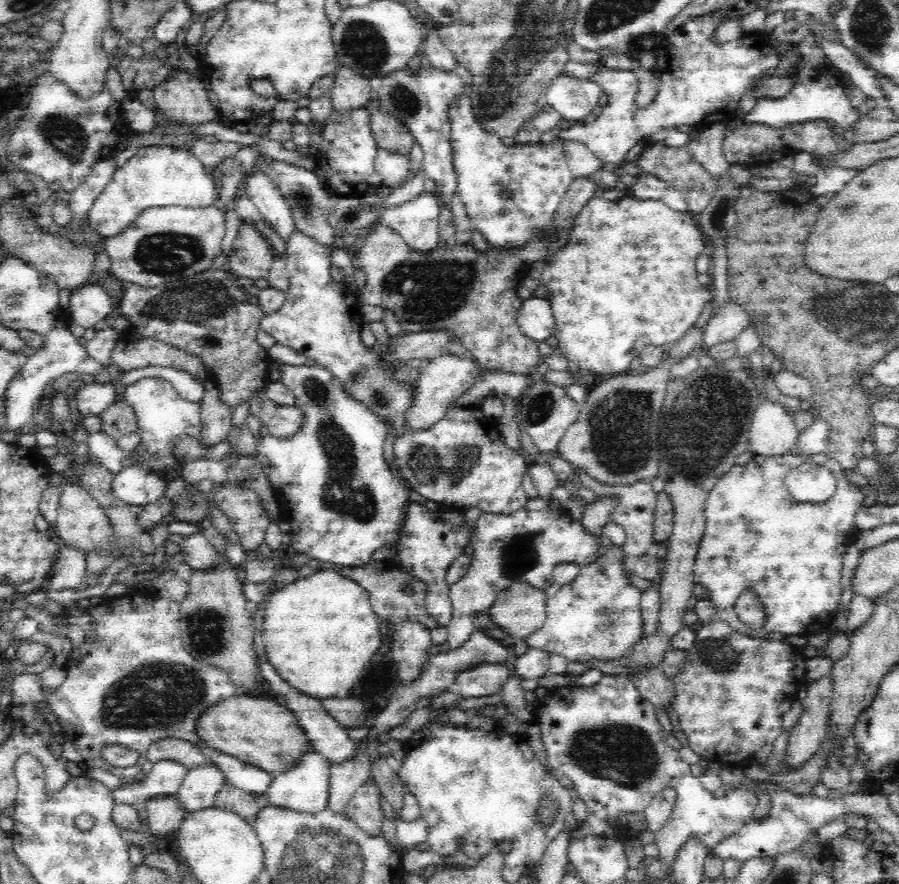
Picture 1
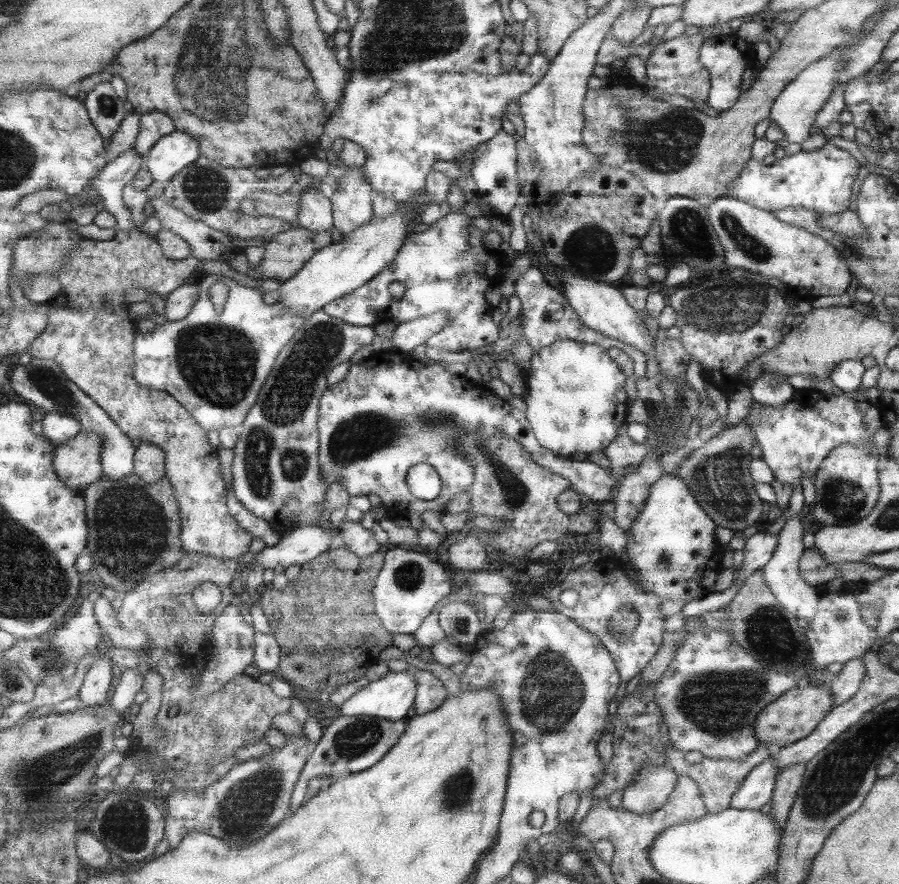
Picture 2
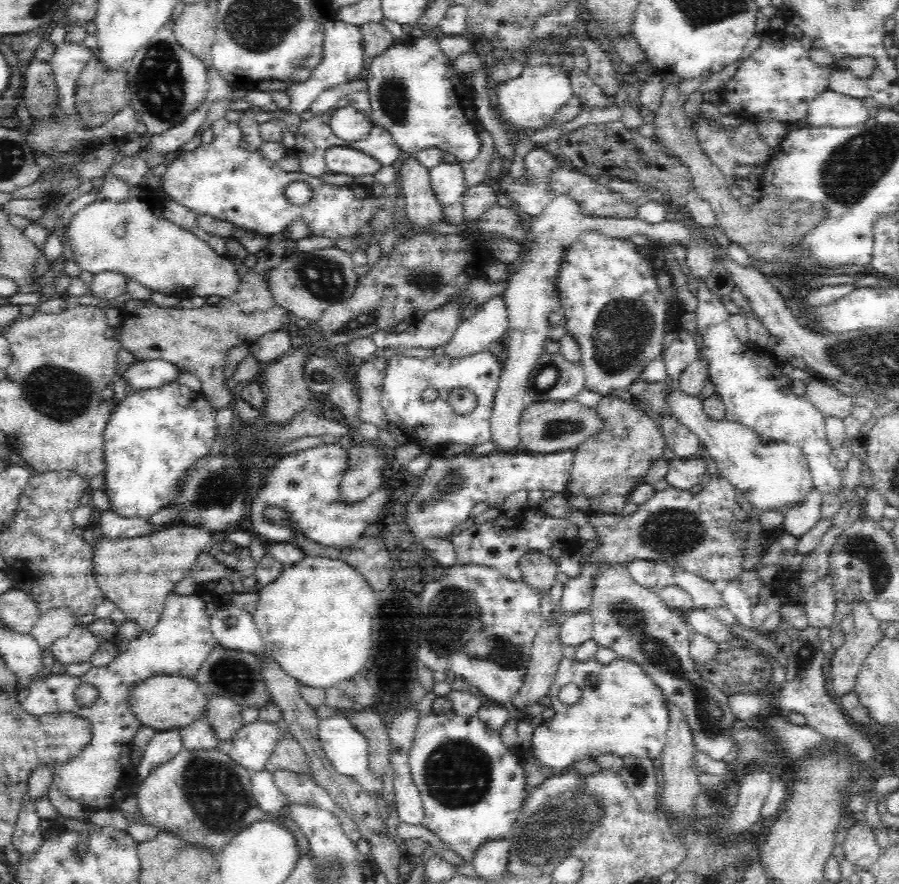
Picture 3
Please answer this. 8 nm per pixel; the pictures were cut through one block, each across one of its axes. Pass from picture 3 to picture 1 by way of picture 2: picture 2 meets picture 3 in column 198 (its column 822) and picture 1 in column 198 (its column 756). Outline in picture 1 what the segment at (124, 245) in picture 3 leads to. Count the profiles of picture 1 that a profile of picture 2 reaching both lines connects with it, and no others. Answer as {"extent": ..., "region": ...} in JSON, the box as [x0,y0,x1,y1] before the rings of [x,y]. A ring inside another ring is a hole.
{"extent":[105,205,225,288],"region":[[[215,205],[198,209],[164,206],[141,211],[120,234],[107,238],[105,253],[112,262],[109,273],[123,285],[154,288],[209,270],[214,258],[221,254],[225,213],[225,208]]]}

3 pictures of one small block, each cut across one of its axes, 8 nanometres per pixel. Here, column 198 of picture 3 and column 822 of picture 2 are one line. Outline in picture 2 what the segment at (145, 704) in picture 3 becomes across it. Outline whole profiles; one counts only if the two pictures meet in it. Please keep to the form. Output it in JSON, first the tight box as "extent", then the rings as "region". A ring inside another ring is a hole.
{"extent":[752,685,833,756],"region":[[[823,685],[791,688],[761,710],[752,724],[753,735],[759,741],[759,745],[765,747],[767,753],[773,756],[779,749],[807,737],[831,708],[833,708],[833,697],[829,688],[823,689]]]}

